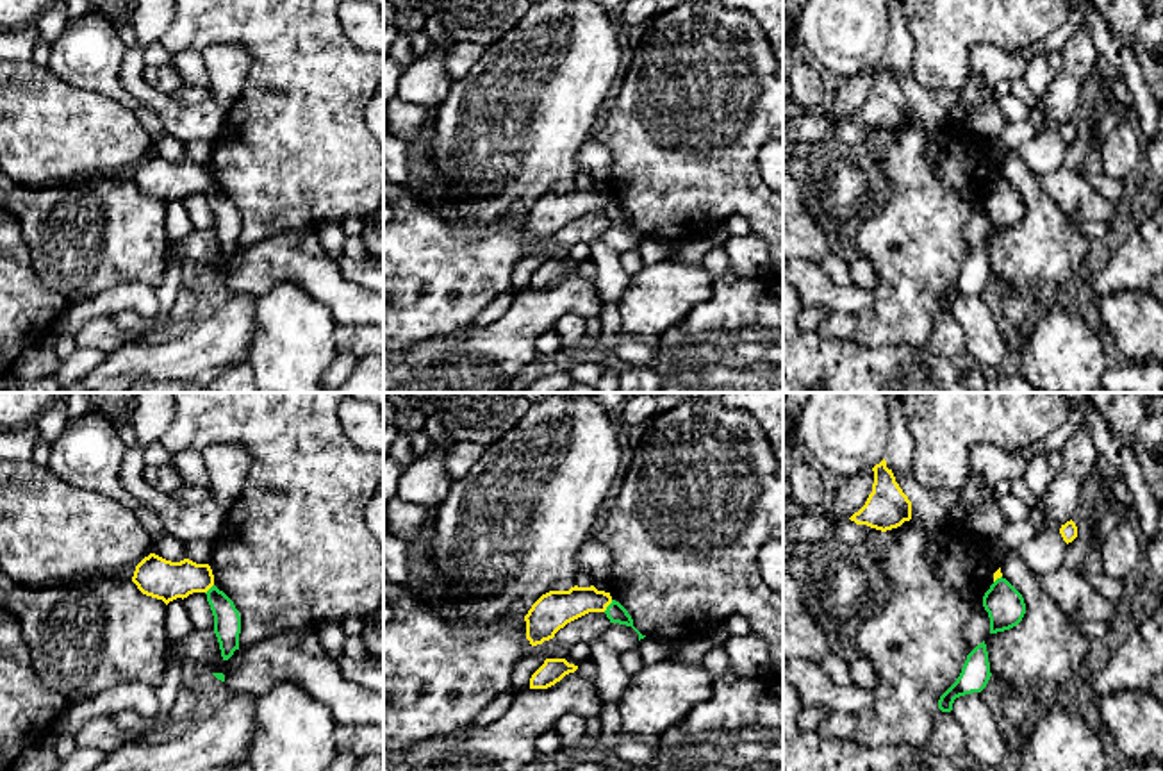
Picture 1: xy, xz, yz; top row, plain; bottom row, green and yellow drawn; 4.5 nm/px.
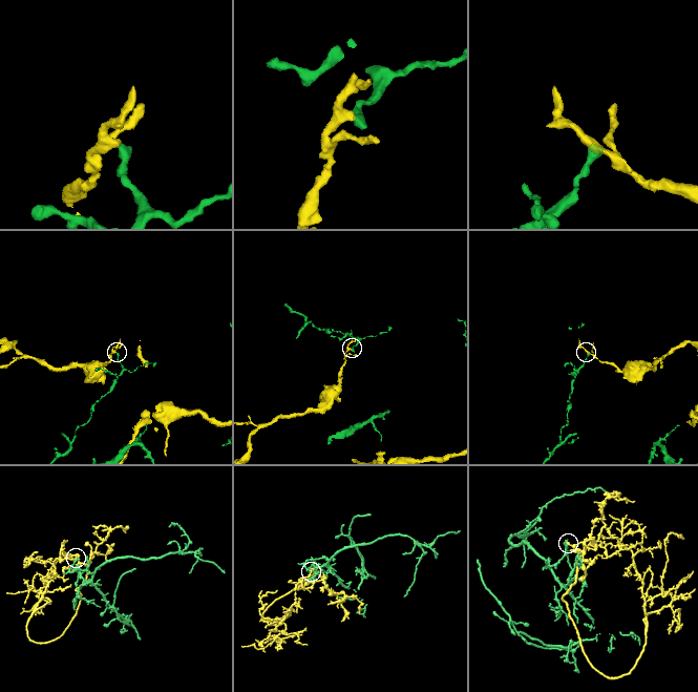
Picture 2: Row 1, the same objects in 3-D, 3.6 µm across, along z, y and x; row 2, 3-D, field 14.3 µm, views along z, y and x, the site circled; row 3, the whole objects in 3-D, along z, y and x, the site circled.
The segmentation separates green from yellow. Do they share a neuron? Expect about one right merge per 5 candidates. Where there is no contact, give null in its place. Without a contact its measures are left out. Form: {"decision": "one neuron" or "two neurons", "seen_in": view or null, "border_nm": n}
{"decision": "two neurons", "seen_in": "xz", "border_nm": 70}

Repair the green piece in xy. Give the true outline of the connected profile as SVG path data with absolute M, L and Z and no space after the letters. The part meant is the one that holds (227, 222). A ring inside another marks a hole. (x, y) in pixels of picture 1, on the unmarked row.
M212 186L207 193L207 202L214 216L214 234L219 243L223 261L228 261L239 250L241 216L234 202Z

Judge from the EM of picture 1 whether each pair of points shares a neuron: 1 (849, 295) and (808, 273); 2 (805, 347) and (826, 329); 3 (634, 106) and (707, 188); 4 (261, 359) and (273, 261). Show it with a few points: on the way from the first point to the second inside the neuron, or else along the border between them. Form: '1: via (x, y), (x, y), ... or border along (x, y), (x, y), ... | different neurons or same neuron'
1: via (839, 295), (830, 295), (819, 284) | same neuron
2: border along (817, 329), (824, 336), (849, 339) | different neurons
3: via (653, 125), (684, 156), (687, 168) | same neuron
4: border along (311, 295), (291, 282), (277, 282), (259, 297) | different neurons

